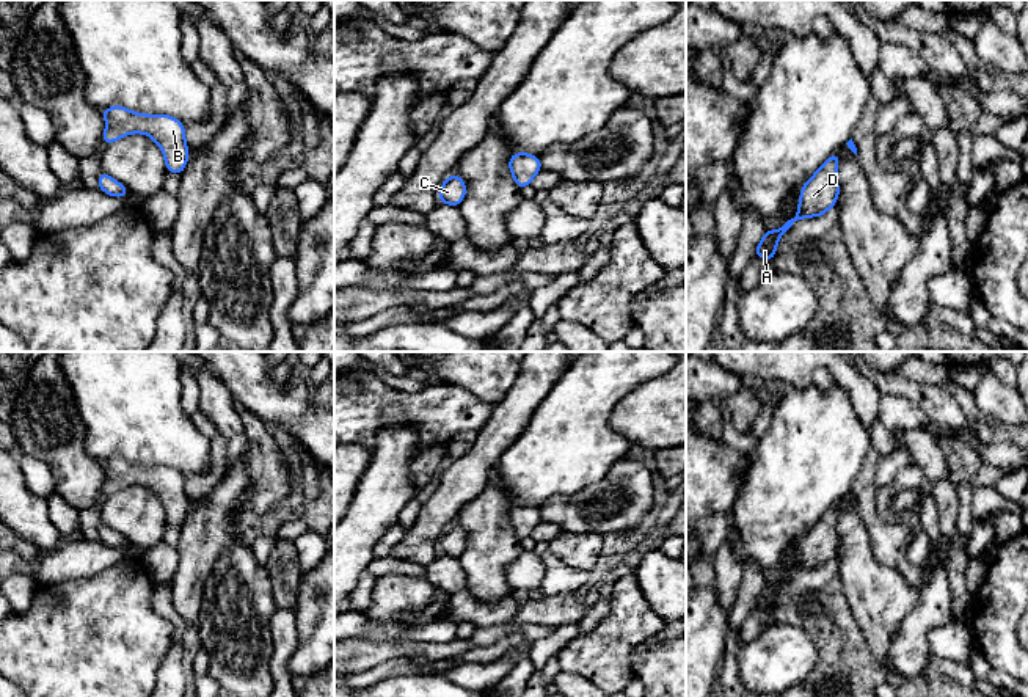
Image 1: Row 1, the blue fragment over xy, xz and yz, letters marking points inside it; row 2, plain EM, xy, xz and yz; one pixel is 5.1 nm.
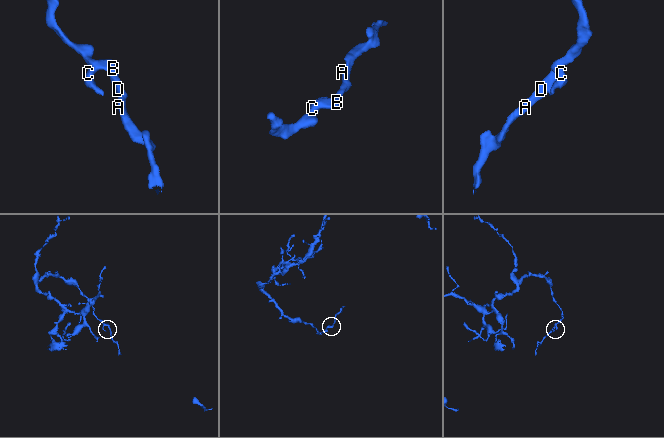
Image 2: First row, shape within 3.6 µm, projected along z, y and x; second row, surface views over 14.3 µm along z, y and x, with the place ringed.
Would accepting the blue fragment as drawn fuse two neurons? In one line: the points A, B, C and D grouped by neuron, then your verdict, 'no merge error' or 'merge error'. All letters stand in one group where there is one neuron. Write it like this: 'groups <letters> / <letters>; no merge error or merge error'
groups A B C D; no merge error

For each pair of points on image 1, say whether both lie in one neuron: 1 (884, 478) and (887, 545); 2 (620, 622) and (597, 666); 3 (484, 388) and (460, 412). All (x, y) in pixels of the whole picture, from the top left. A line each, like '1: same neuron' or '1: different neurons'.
1: different neurons
2: same neuron
3: different neurons

